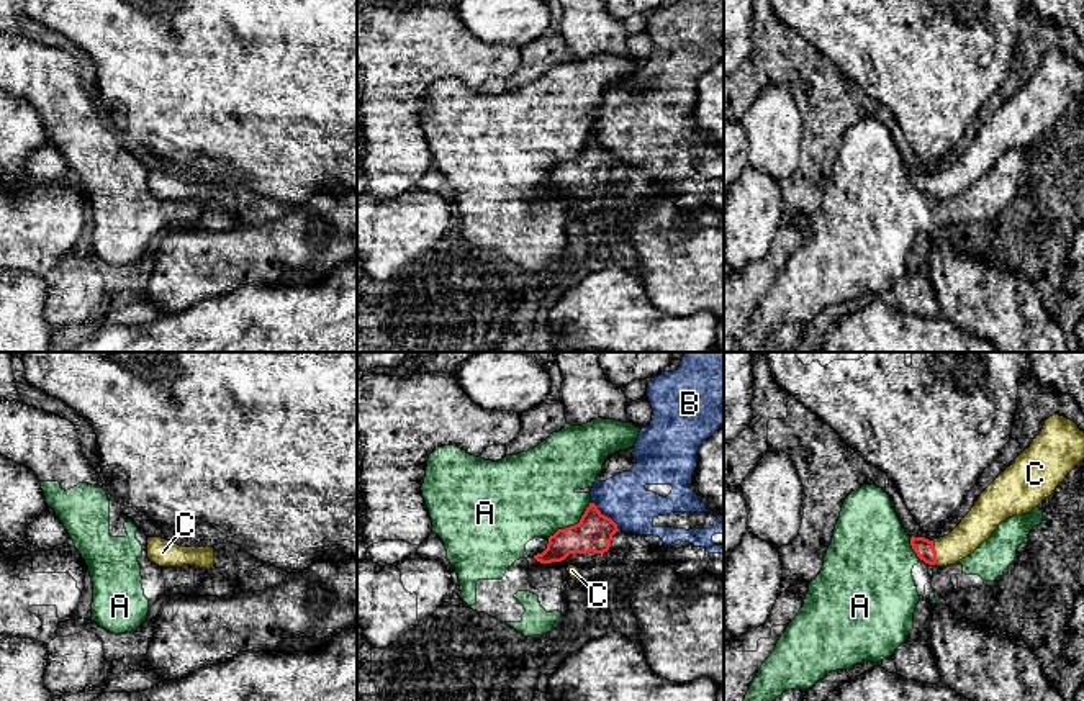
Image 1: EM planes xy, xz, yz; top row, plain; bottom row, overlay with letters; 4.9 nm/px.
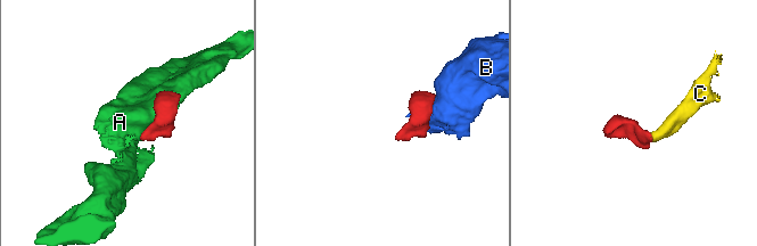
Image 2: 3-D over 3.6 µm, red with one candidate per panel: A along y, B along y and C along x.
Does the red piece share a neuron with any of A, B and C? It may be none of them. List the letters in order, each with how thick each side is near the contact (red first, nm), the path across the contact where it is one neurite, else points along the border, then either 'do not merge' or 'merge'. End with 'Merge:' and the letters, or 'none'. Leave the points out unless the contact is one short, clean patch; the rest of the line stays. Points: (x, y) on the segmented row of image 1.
A: 180/420 nm | do not merge
B: 180/240 nm | do not merge
C: 100/160 nm | across yz (925, 551), (935, 552), (955, 547), (978, 524) | merge
Merge: C

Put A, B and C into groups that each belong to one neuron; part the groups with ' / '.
A / B / C

